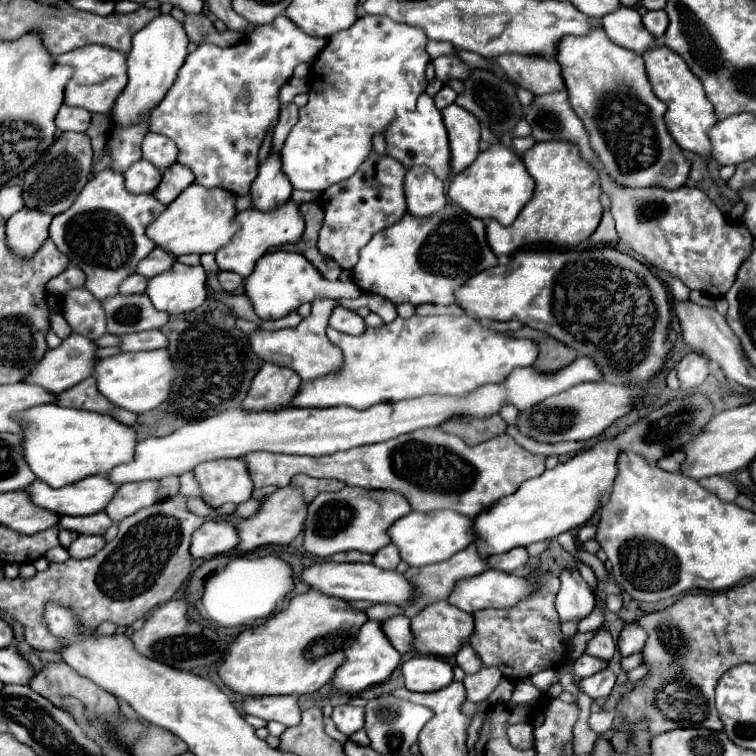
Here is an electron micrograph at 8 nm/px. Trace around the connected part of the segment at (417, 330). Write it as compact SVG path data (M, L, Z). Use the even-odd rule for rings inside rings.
M410 316L396 318L382 328L366 328L360 336L340 334L334 328L326 330L332 344L342 350L342 364L332 376L322 376L316 380L306 380L300 386L300 392L292 398L288 406L292 408L328 408L346 404L352 408L368 408L380 402L398 402L418 396L468 396L484 384L502 384L514 368L530 366L536 360L538 348L532 340L512 338L500 332L492 332L480 326L470 316Z

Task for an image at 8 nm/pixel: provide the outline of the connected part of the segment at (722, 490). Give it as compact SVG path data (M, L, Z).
M708 476L708 478L702 478L700 484L706 490L710 490L712 494L716 494L718 498L726 500L726 502L734 502L736 496L740 494L738 486L734 482L730 482L728 478L724 478L724 476Z

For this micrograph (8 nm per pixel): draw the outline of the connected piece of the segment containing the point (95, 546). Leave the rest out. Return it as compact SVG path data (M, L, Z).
M78 536L76 542L72 542L72 546L68 548L70 556L72 558L88 558L88 556L94 556L96 552L100 552L104 548L106 540L104 536Z

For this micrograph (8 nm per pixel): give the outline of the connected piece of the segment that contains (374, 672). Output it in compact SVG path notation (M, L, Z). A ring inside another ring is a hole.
M368 620L360 632L354 636L352 644L348 648L344 648L344 664L340 664L340 668L336 670L334 678L332 678L332 686L342 692L342 694L360 694L362 690L374 686L374 684L382 684L386 682L394 668L400 664L400 652L394 650L394 646L388 642L388 638L384 636L382 628L380 628L380 622L372 622Z

